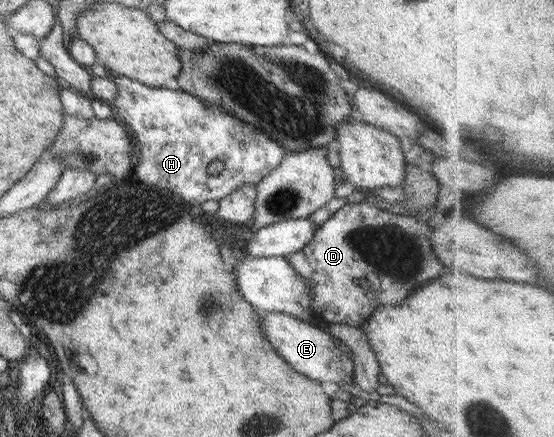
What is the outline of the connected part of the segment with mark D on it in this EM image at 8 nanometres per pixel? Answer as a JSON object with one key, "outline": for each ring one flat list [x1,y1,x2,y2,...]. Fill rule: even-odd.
{"outline":[[371,197,367,201,347,202,315,229,312,239,301,250,288,254,286,259,306,280,310,290,310,307,321,323,359,327,374,310,405,300,415,288,447,270,431,248,429,236,433,223,419,221,413,213,402,215,382,210]]}

